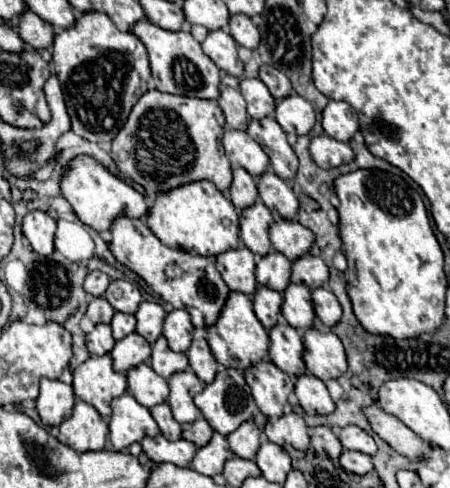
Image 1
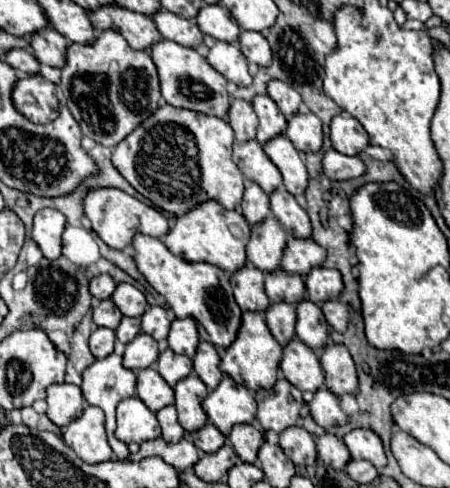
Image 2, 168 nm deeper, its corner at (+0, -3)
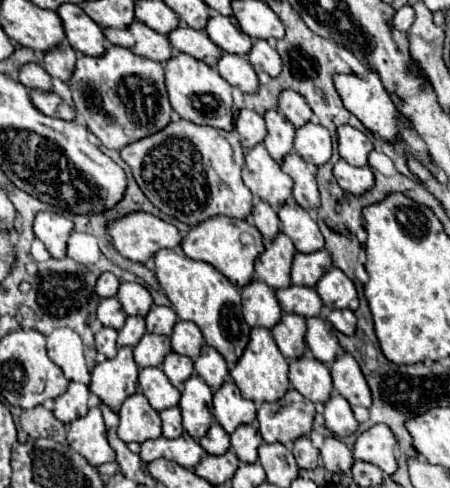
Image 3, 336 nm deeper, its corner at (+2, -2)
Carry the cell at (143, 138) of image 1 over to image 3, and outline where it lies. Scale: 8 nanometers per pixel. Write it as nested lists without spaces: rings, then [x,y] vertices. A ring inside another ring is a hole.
[[[171,121],[165,129],[125,145],[121,159],[131,167],[133,177],[145,197],[163,213],[187,225],[197,225],[213,215],[247,219],[253,195],[241,179],[243,149],[235,131],[209,125]]]

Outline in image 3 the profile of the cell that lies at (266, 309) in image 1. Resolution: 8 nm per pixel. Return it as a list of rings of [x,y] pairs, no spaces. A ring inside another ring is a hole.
[[[283,313],[279,323],[271,329],[271,335],[287,359],[297,359],[305,353],[305,317]]]

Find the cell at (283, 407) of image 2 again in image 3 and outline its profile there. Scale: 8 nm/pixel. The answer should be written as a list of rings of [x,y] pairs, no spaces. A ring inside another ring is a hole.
[[[289,389],[277,403],[261,403],[257,409],[259,433],[267,443],[283,443],[291,447],[293,441],[311,431],[315,407],[297,389]]]

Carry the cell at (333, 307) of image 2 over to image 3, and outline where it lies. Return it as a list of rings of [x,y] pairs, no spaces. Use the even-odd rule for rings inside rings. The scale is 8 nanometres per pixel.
[[[335,309],[335,311],[331,311],[329,317],[327,317],[327,321],[329,321],[337,331],[341,331],[341,333],[345,333],[345,335],[353,335],[353,333],[355,333],[355,323],[357,323],[357,319],[355,319],[353,311],[349,311],[349,309]]]

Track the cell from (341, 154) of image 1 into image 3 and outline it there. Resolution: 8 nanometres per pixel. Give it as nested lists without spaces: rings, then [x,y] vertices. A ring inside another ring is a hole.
[[[339,159],[333,167],[333,175],[339,187],[347,189],[353,195],[361,195],[373,187],[373,173],[369,167],[353,167],[345,159]]]

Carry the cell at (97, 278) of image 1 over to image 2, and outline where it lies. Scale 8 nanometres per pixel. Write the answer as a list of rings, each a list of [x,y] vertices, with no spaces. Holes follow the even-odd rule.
[[[101,274],[101,276],[97,276],[97,278],[93,278],[91,280],[91,294],[95,296],[95,298],[99,298],[99,300],[105,300],[105,298],[111,298],[111,294],[115,292],[115,282],[113,282],[113,278],[109,276],[109,274]]]

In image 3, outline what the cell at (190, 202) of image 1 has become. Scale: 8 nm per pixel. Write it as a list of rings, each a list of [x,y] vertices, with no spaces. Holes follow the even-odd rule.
[[[215,215],[201,221],[197,227],[191,227],[181,241],[181,251],[195,261],[205,261],[221,271],[233,285],[243,287],[253,279],[253,263],[263,251],[261,233],[249,225],[245,219],[229,219],[227,215]],[[247,235],[247,239],[243,237]]]

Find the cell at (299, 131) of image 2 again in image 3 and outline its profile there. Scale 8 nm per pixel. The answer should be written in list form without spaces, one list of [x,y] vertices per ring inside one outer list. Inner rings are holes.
[[[315,121],[295,131],[295,151],[313,165],[323,165],[331,157],[331,135]]]

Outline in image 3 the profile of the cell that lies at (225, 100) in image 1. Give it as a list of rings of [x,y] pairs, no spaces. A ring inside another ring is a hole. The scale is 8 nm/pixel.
[[[241,109],[239,111],[239,115],[235,119],[235,131],[239,133],[239,141],[245,149],[255,147],[267,135],[263,117],[259,113],[251,111],[251,109]]]

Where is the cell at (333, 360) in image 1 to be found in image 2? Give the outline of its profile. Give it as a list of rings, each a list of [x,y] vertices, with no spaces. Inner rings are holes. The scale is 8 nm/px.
[[[329,344],[321,354],[321,366],[325,370],[325,386],[333,394],[357,394],[359,382],[355,362],[343,344]]]

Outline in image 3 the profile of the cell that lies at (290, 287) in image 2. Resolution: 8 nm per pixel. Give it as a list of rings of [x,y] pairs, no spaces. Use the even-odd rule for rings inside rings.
[[[289,285],[275,291],[275,297],[283,311],[293,311],[303,317],[315,317],[321,309],[321,299],[317,299],[317,291],[313,287]]]

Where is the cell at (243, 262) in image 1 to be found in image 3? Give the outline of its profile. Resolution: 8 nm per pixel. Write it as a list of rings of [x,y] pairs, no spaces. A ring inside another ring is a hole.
[[[257,277],[251,279],[249,285],[241,287],[243,297],[243,317],[249,327],[265,327],[271,329],[281,317],[281,307],[277,303],[275,291]]]

